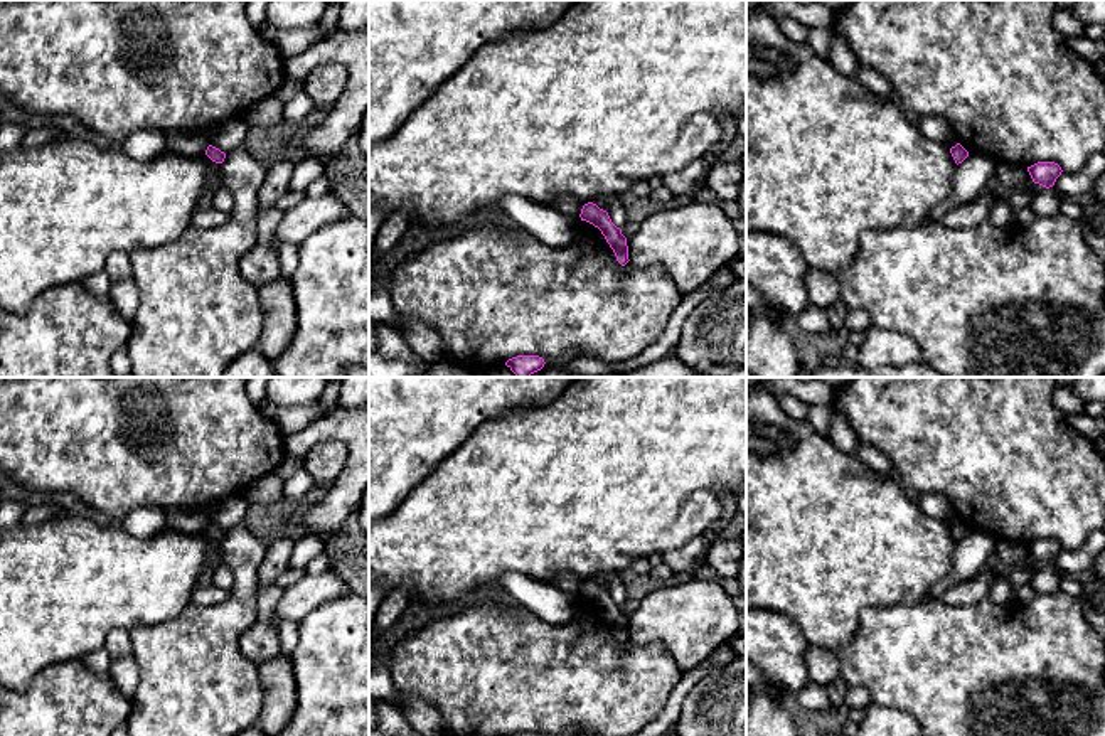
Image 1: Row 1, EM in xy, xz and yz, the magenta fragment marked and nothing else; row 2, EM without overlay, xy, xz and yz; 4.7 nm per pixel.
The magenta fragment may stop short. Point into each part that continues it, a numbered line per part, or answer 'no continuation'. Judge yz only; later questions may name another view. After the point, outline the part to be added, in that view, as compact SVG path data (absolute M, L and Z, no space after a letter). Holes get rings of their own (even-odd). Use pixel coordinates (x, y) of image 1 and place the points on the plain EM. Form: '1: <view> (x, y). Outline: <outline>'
no continuation

